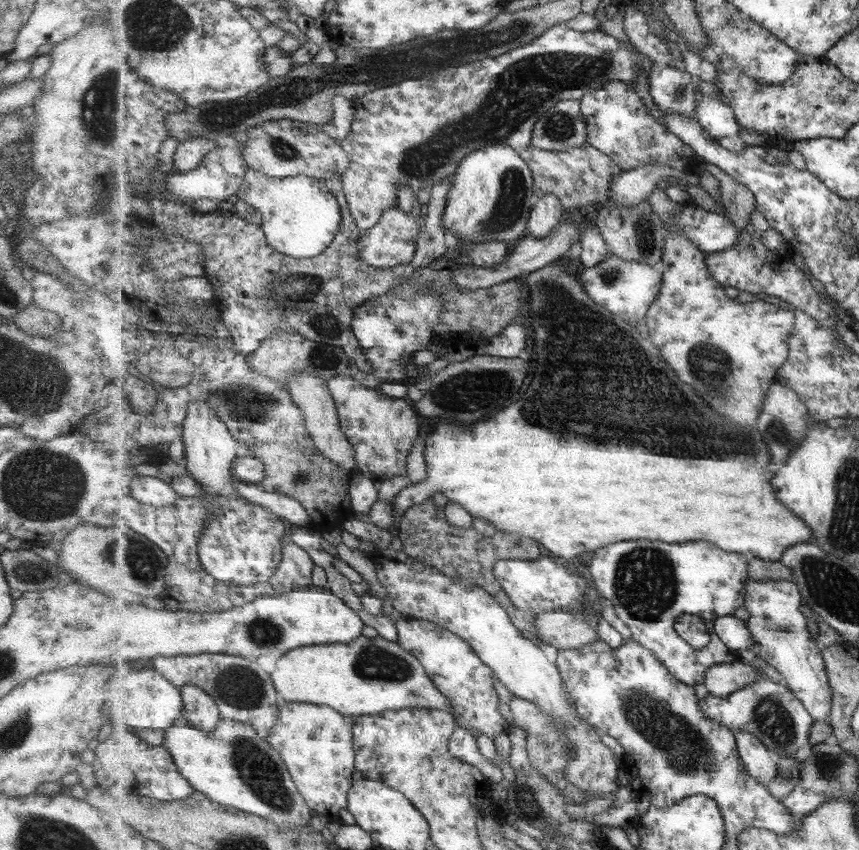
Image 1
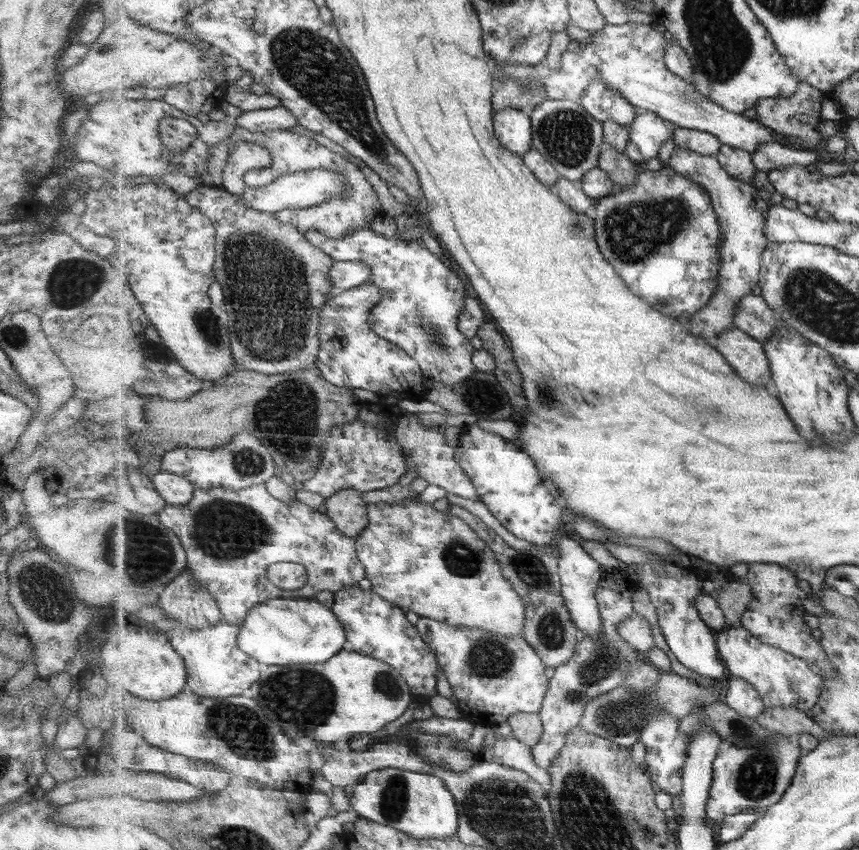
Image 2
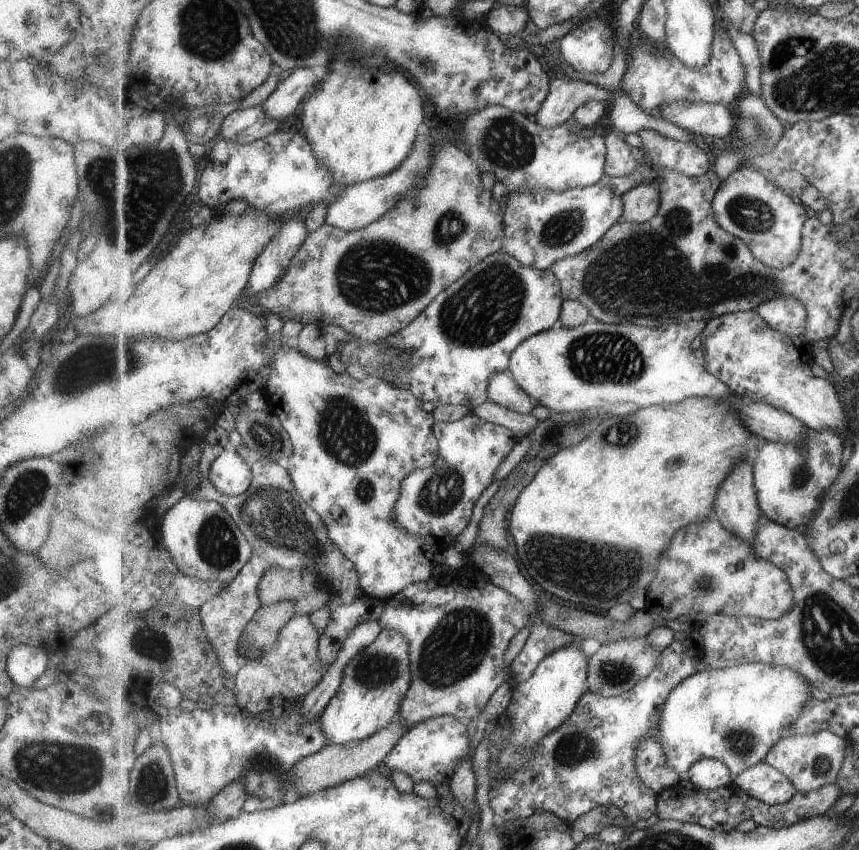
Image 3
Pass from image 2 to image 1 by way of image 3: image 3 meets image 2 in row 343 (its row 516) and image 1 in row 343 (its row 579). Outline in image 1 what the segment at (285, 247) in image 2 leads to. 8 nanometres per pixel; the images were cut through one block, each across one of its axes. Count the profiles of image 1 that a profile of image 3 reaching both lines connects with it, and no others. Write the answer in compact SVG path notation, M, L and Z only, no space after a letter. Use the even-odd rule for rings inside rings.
M329 171L327 177L322 180L329 190L337 197L341 205L342 220L335 236L335 240L319 255L313 259L296 259L283 254L267 242L265 231L261 224L249 222L240 215L227 211L215 211L199 213L194 209L183 207L179 201L163 198L153 190L148 193L149 204L155 212L152 222L159 224L159 229L168 235L177 234L187 240L201 243L205 251L206 278L213 284L216 298L213 300L220 311L223 321L231 330L234 338L241 338L234 350L248 354L261 348L261 344L273 334L280 331L294 332L305 339L313 340L321 344L333 345L342 348L349 357L355 359L355 364L363 372L375 374L373 364L365 356L364 347L352 330L352 321L357 309L371 298L387 295L396 285L397 281L410 280L420 268L415 266L393 267L387 272L370 266L360 257L360 238L364 234L361 227L355 222L355 217L349 208L347 197L344 193L342 176L337 171Z

